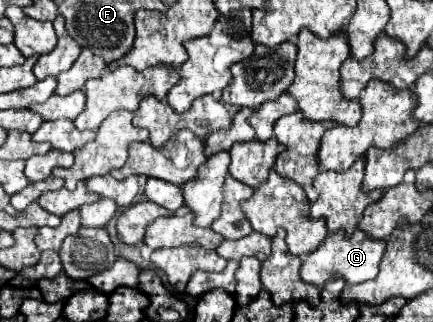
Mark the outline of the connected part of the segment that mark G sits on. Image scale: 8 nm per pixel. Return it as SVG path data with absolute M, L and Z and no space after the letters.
M356 229L350 237L346 237L344 233L330 233L316 251L308 253L302 263L300 275L304 281L314 283L318 287L322 287L332 277L344 277L348 283L370 281L378 273L378 263L384 255L384 247L386 241L372 241L372 237L364 237L362 229Z

